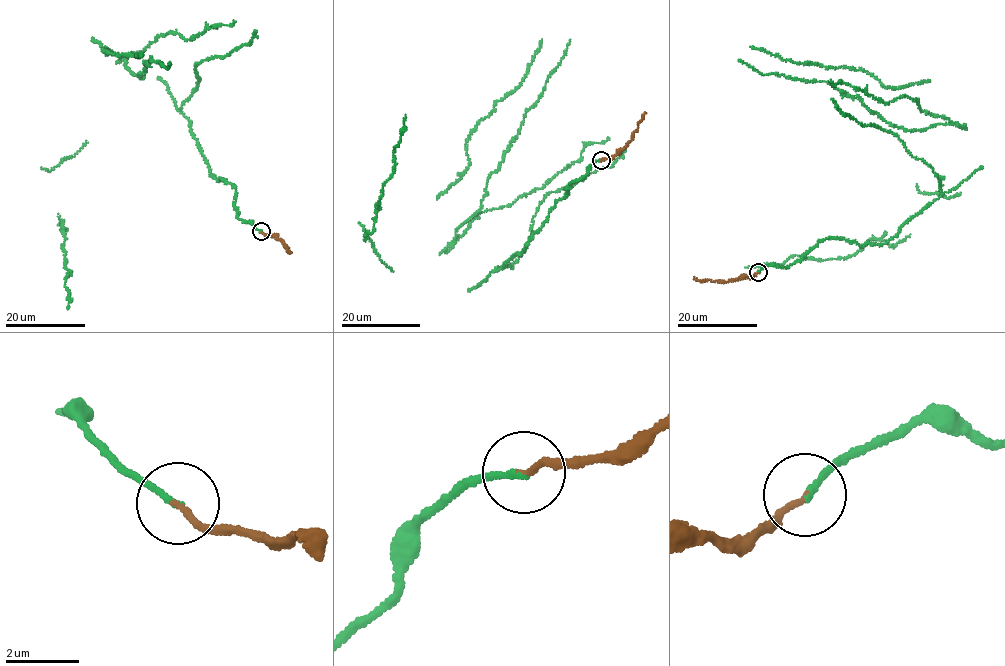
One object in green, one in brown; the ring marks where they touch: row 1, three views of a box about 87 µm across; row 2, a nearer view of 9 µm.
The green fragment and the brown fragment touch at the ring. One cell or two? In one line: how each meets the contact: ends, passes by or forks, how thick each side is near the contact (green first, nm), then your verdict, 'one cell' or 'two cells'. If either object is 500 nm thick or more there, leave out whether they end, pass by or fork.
green ends | brown ends | 160/170 nm | one cell

